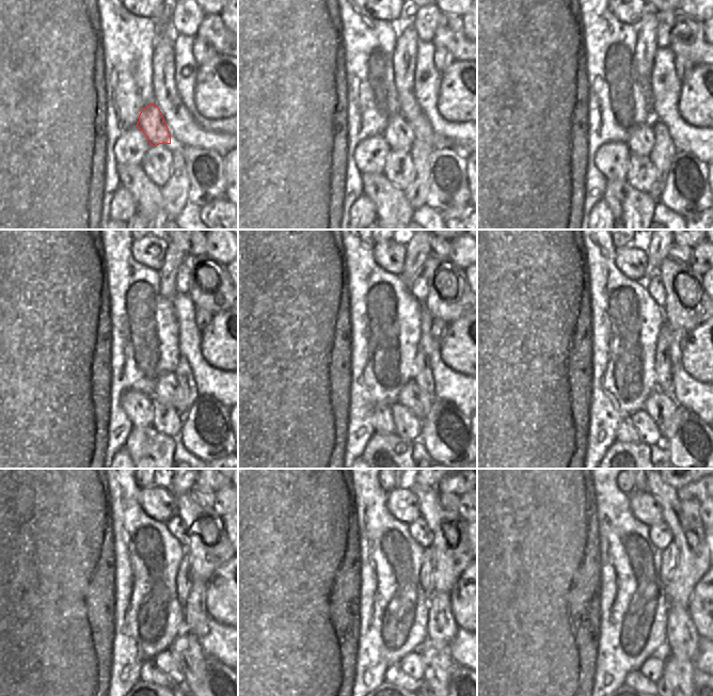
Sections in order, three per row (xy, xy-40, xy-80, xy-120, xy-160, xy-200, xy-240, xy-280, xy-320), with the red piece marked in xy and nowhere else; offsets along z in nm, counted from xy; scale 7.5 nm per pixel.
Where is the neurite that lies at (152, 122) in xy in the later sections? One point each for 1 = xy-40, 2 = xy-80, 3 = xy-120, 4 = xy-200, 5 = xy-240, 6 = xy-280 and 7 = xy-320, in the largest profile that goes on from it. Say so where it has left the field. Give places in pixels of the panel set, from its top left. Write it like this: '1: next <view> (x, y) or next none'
1: next xy-40 (398, 135)
2: next xy-80 (640, 141)
3: next xy-120 (167, 391)
4: next xy-200 (661, 407)
5: next xy-240 (186, 649)
6: next xy-280 (437, 664)
7: next xy-320 (679, 674)

